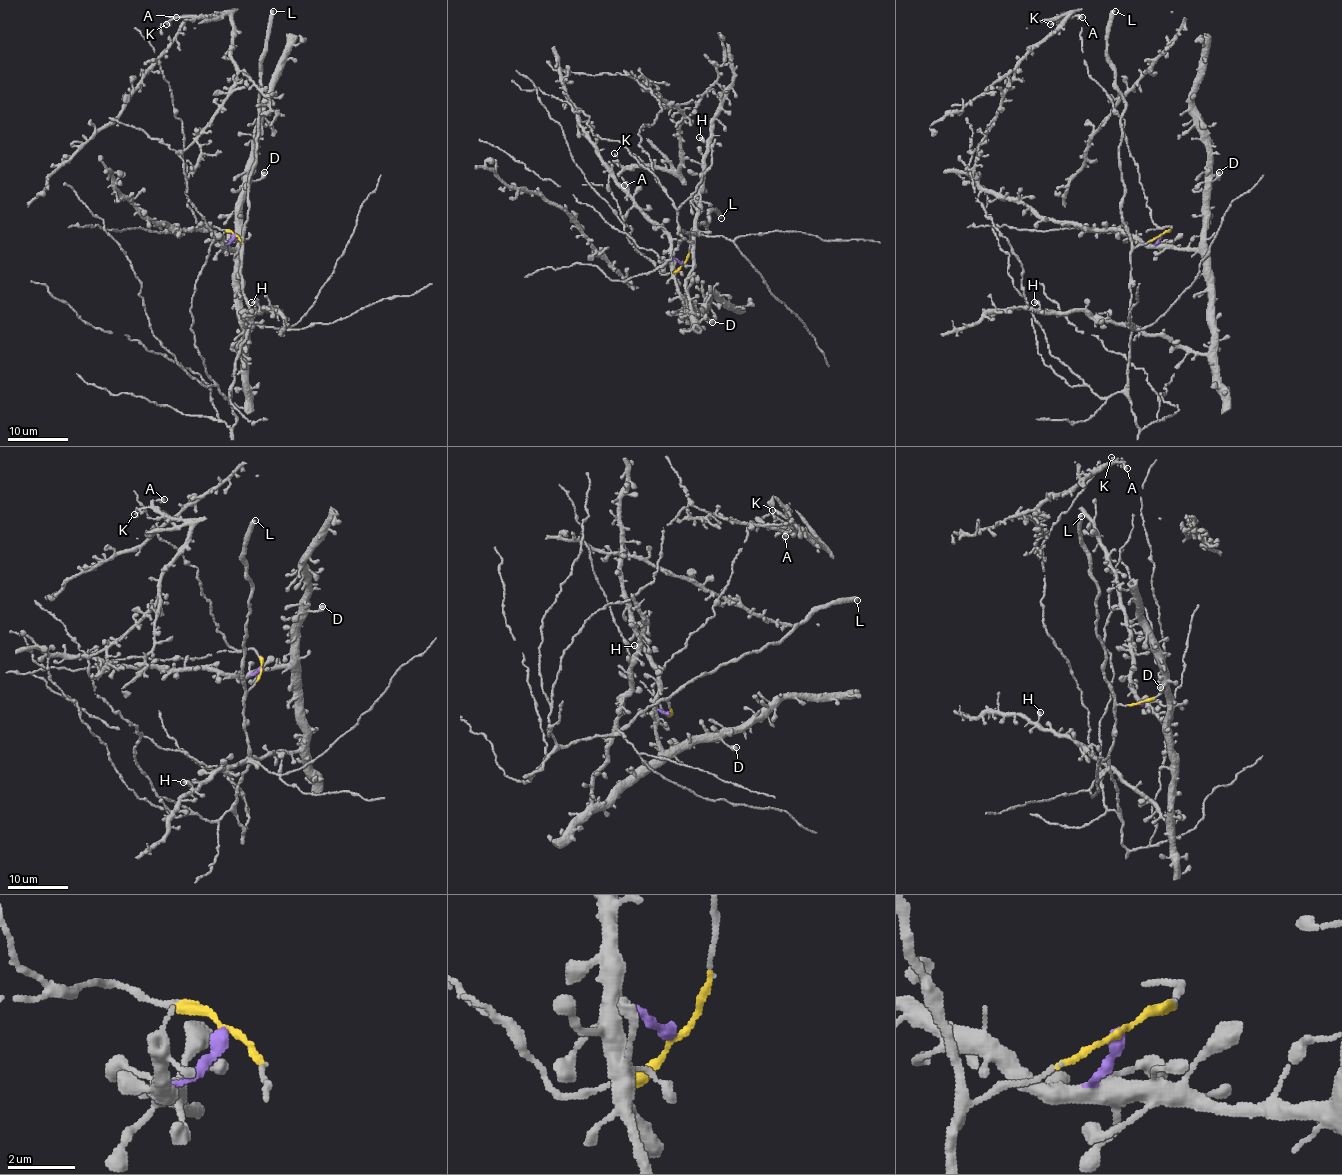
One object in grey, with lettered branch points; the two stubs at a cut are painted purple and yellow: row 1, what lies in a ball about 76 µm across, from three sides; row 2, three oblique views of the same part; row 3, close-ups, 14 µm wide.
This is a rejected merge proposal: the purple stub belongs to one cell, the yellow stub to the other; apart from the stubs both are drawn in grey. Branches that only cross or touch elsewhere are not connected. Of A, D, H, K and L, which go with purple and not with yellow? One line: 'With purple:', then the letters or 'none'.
With purple: D, H

